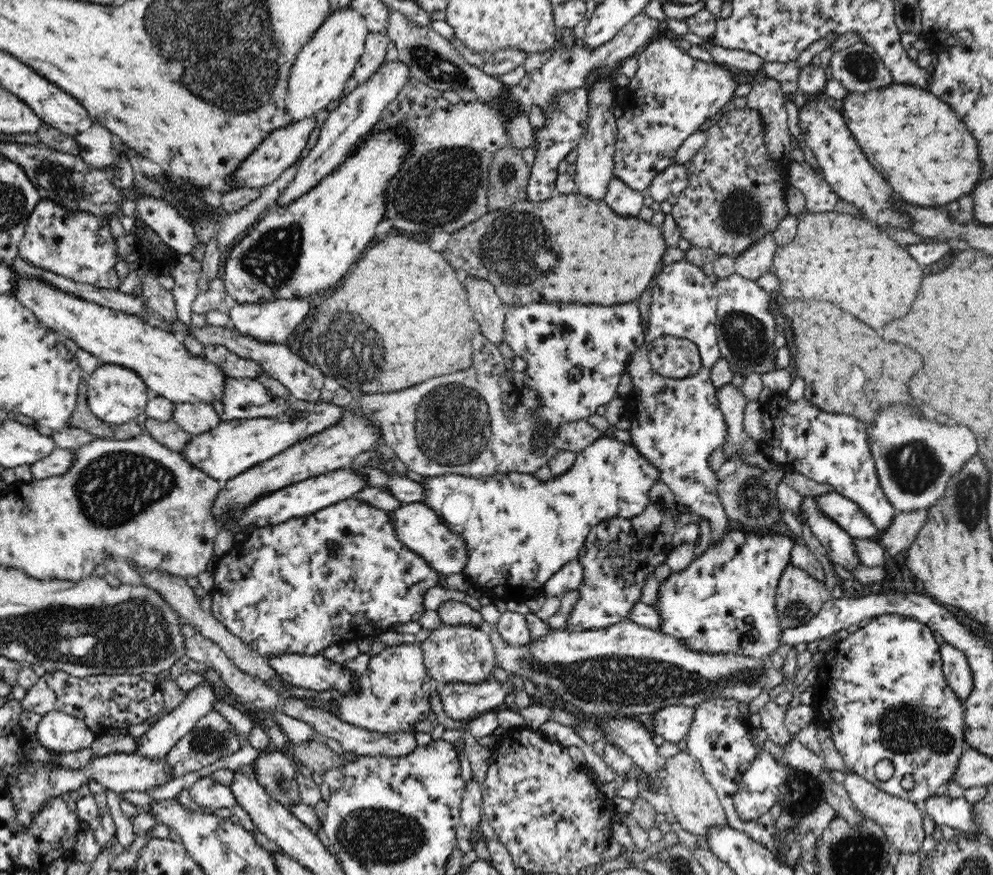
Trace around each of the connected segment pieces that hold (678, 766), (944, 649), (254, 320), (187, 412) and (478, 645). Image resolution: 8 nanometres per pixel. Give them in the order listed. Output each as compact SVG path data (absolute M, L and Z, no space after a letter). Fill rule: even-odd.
M689 752L667 758L664 762L664 792L670 797L670 810L682 829L695 836L705 836L706 832L715 827L727 826L725 809L718 798L716 790L703 775L699 763Z
M944 642L940 645L943 674L950 689L956 697L964 702L971 696L974 689L973 675L968 665L968 659L955 646Z
M292 297L291 299L270 299L252 304L238 303L230 310L229 316L234 323L235 330L238 330L240 334L268 343L287 344L289 336L304 320L308 312L310 312L308 300L302 297Z
M174 403L172 420L191 435L208 432L221 421L216 409L208 403Z
M442 625L419 643L423 650L423 663L430 678L439 687L452 682L476 685L489 680L495 667L495 651L486 627L472 625Z

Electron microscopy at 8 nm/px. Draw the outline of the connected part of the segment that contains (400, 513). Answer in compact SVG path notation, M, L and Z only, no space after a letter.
M410 502L403 503L400 508L390 512L396 535L408 549L418 553L424 558L428 565L438 571L442 576L449 574L462 573L466 562L468 562L468 551L466 551L466 541L458 533L448 528L446 523L442 522L440 515L432 510L426 503Z

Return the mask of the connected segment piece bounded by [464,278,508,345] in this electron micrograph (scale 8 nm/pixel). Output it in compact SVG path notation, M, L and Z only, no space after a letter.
M466 278L470 306L480 324L480 333L490 342L499 345L505 341L504 322L508 307L502 306L494 286L480 278Z

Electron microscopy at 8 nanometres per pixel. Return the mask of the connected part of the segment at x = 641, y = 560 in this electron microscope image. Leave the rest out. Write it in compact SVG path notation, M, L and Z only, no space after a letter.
M648 503L634 518L608 518L590 529L577 560L584 574L577 588L579 598L567 619L567 628L576 632L600 630L628 621L634 604L642 598L645 578L654 575L658 564L680 544L700 541L700 521L696 513L682 513L675 507L664 509L660 503Z

